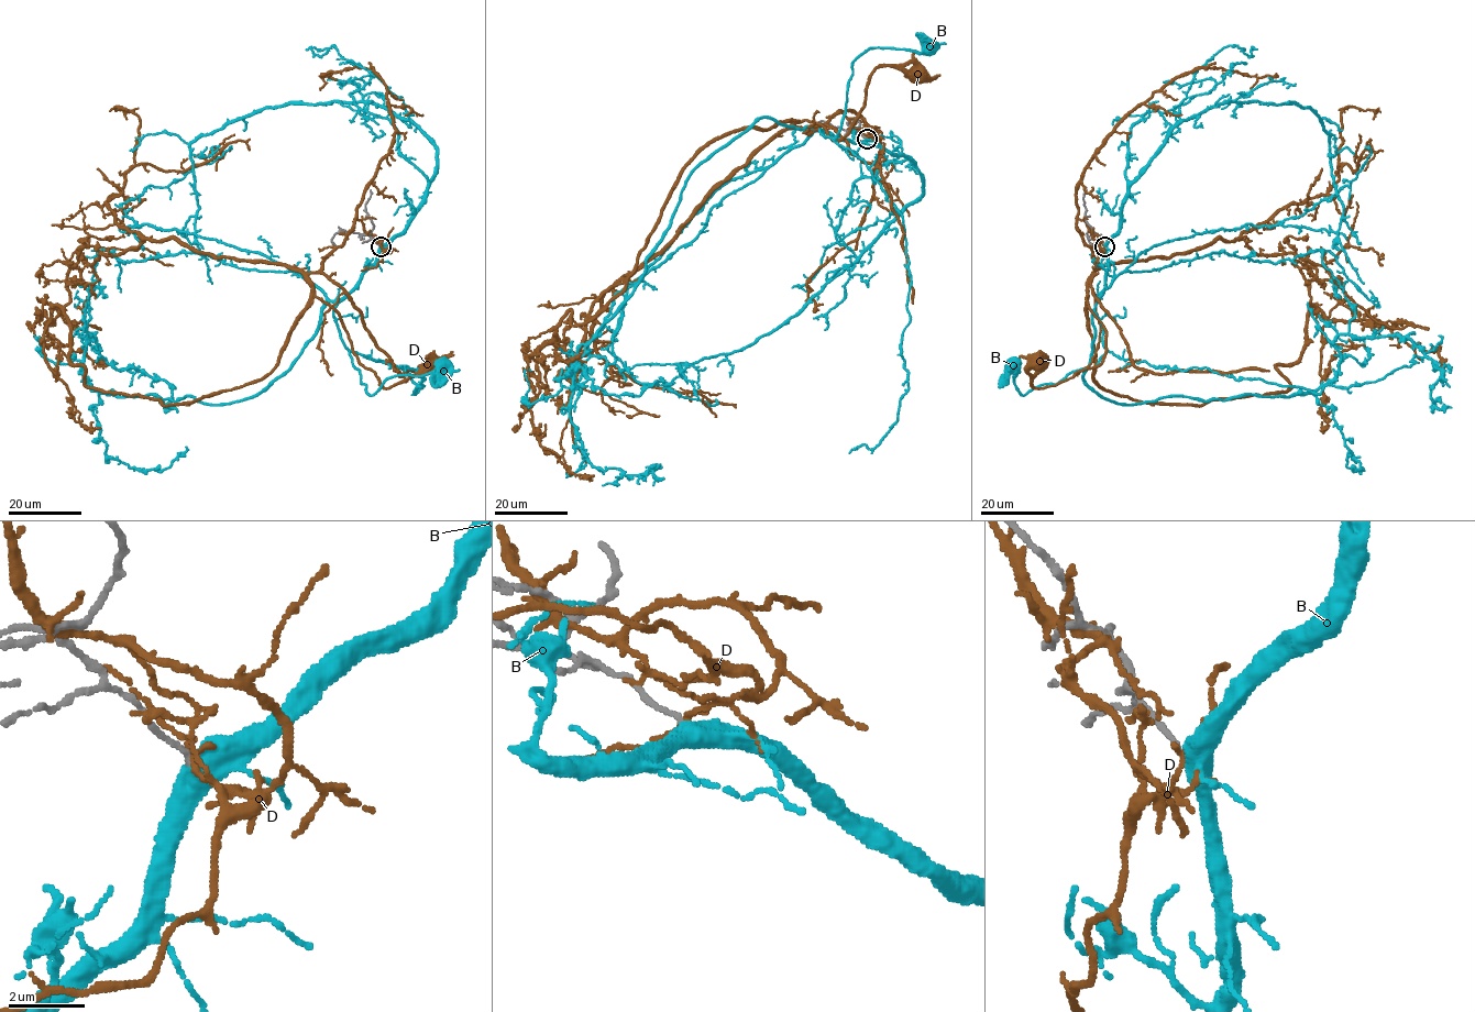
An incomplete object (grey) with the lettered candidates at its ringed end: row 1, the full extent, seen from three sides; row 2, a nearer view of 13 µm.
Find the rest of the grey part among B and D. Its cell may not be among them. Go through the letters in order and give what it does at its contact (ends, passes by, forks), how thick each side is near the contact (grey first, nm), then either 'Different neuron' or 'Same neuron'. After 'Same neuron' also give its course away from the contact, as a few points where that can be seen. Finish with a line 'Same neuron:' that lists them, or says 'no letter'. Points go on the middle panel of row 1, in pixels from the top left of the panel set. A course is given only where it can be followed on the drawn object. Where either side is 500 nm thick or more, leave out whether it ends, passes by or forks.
B: It passes by. Thickness 130 nm (grey) against 480 nm. Same neuron. Its course: (866, 139), (850, 142), (819, 131), (834, 141), (838, 135), (852, 62), (874, 47), (918, 52), (928, 48)
D: It passes by. Thickness 140 nm (grey) against 130 nm. Different neuron
Same neuron: B

